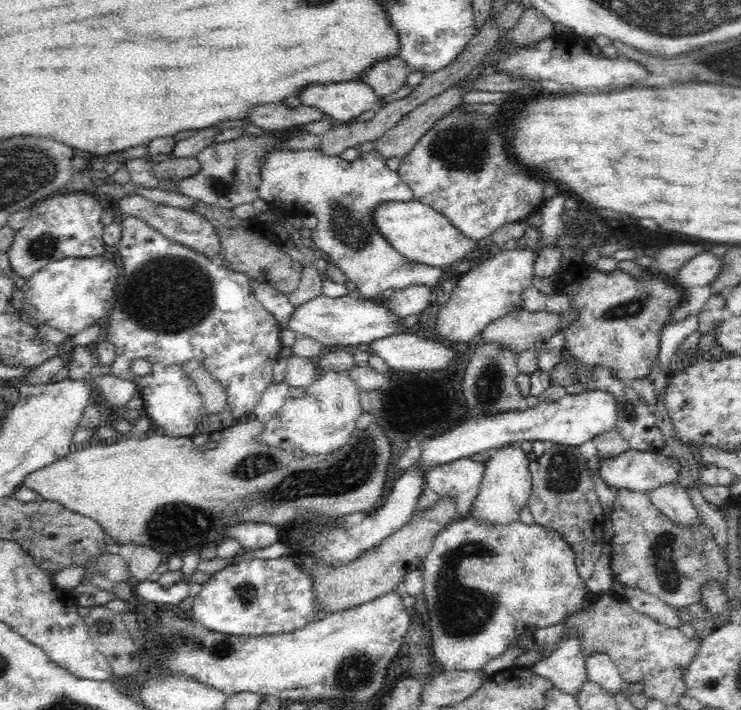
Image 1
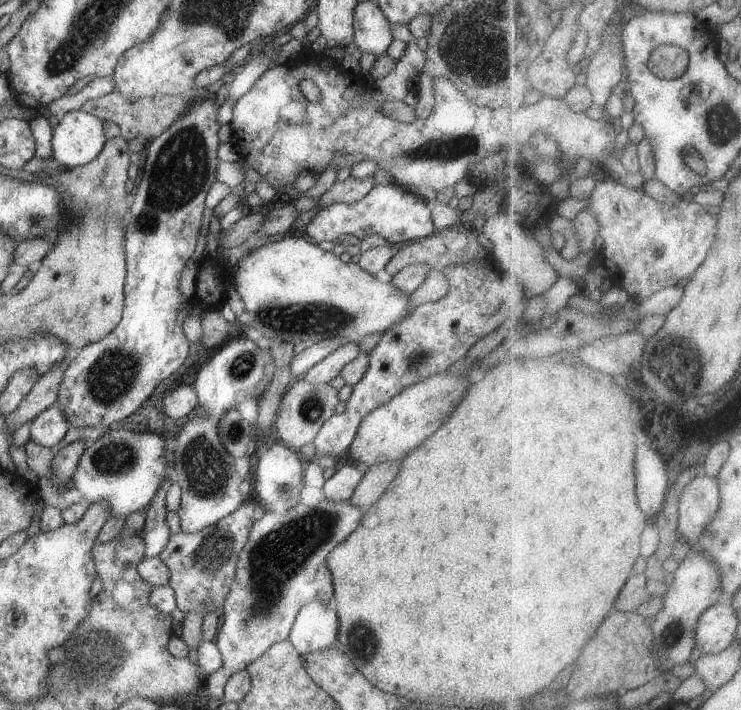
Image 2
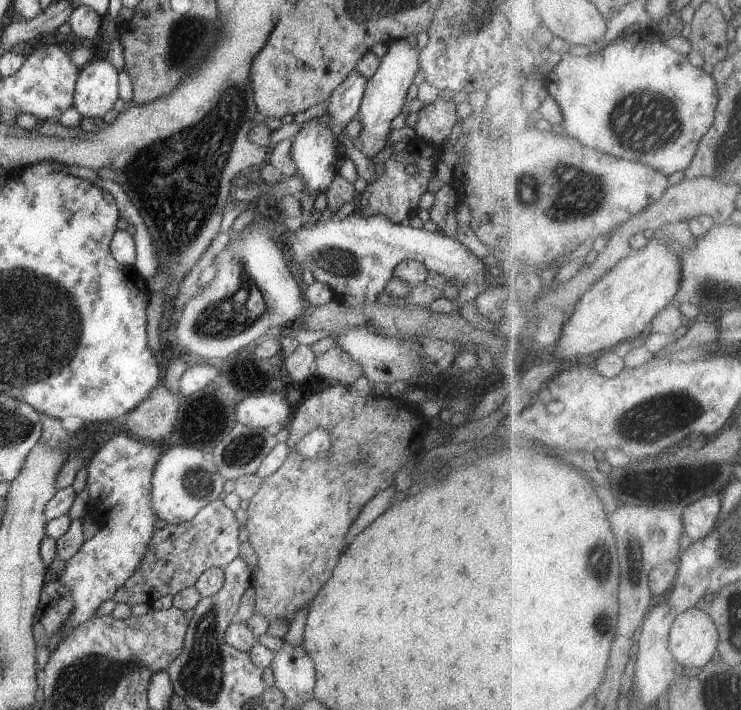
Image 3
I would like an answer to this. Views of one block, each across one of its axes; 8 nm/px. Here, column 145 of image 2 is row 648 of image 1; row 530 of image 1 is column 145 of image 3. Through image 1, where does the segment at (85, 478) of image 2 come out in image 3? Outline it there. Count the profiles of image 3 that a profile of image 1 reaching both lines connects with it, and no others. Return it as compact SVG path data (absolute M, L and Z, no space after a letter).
M121 433L103 441L88 458L85 464L88 471L86 488L94 504L105 506L108 522L98 530L96 536L82 544L75 556L65 562L66 568L58 578L66 586L68 594L72 594L74 608L70 618L64 620L64 626L60 628L56 644L74 628L94 618L100 605L114 599L114 594L124 587L126 580L142 564L142 558L148 552L150 538L156 531L156 514L150 508L152 472L158 458L168 447L167 443L161 445L158 442L144 442L128 433Z

